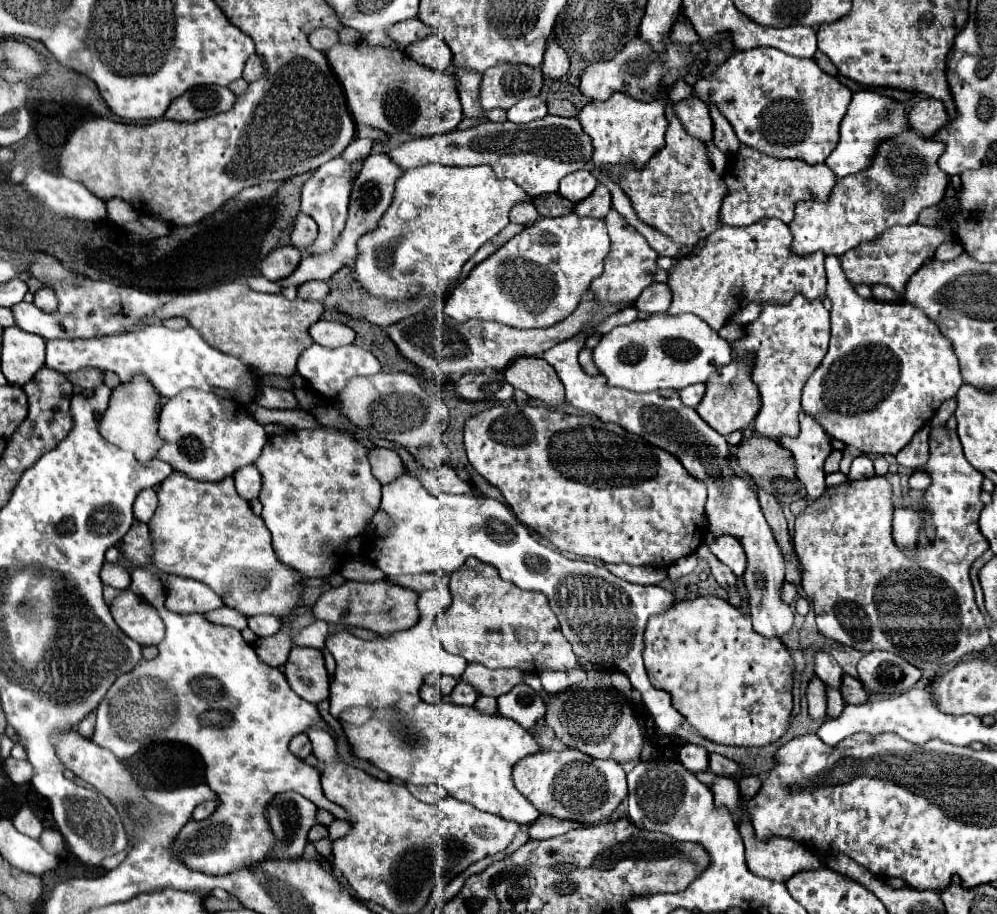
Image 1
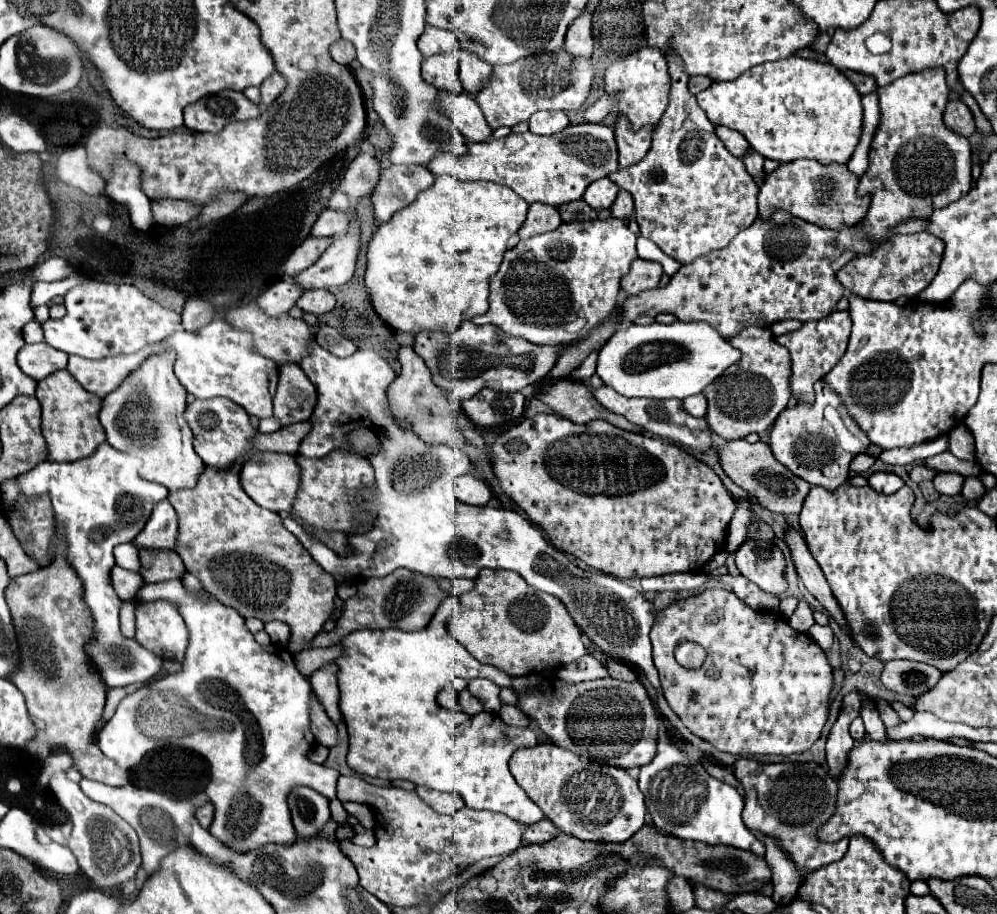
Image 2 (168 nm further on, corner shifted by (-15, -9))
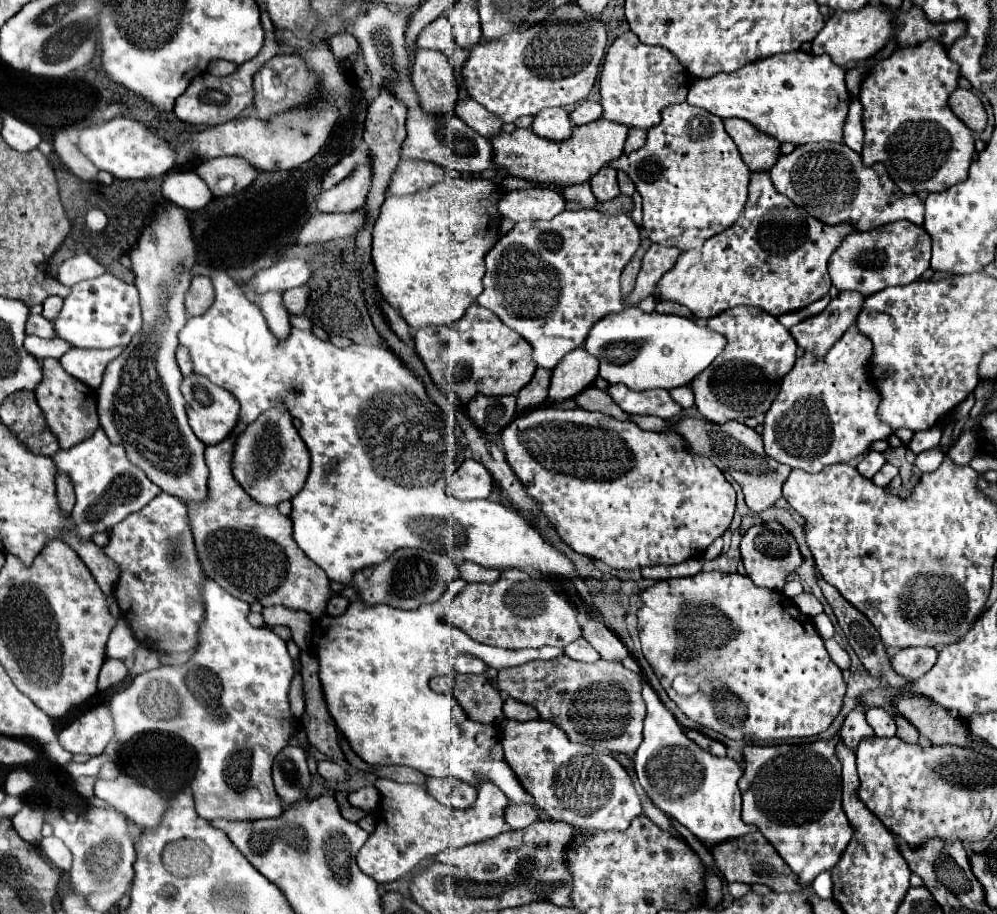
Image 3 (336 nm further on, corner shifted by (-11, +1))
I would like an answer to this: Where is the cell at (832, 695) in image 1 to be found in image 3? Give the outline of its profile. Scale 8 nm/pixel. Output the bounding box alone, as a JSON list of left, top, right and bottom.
[839,709,873,751]

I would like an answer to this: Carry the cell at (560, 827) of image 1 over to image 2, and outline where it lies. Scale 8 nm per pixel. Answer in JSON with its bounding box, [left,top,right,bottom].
[523,819,559,843]

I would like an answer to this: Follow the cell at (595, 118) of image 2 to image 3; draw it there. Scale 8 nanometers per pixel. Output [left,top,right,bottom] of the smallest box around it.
[569,101,603,125]

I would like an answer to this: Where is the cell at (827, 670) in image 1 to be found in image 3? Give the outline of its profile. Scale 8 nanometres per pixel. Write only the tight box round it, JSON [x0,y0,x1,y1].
[865,707,897,737]

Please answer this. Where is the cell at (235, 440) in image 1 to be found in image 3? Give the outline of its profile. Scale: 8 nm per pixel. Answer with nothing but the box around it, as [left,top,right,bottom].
[181,375,239,447]

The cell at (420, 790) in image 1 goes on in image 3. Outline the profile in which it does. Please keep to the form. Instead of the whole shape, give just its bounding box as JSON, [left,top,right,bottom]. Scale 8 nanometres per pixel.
[425,777,477,809]

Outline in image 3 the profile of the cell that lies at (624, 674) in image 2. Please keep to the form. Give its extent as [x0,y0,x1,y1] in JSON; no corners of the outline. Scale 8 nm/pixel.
[583,619,629,661]

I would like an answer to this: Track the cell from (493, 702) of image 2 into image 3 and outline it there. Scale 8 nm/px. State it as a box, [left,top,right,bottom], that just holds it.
[455,655,487,675]

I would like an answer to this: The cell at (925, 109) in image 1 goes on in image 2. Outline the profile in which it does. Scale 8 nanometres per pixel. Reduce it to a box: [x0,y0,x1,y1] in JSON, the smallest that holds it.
[943,101,977,137]

